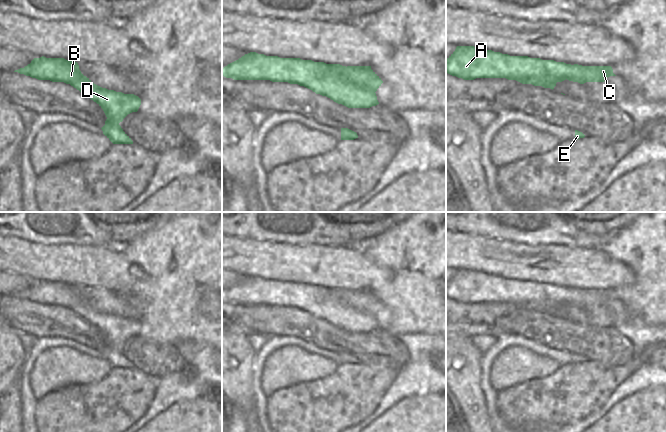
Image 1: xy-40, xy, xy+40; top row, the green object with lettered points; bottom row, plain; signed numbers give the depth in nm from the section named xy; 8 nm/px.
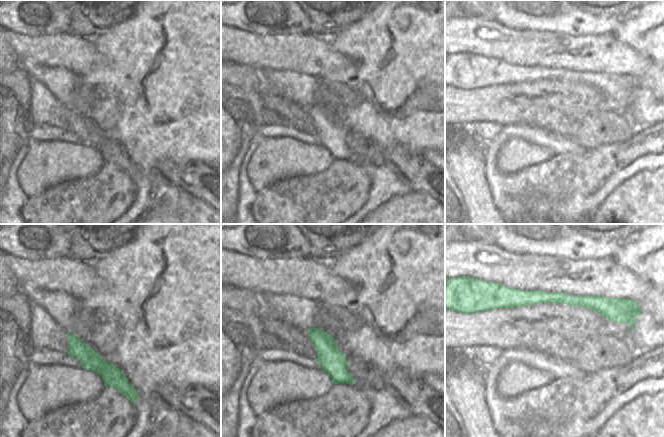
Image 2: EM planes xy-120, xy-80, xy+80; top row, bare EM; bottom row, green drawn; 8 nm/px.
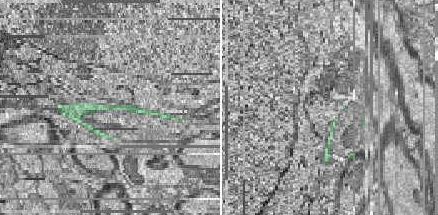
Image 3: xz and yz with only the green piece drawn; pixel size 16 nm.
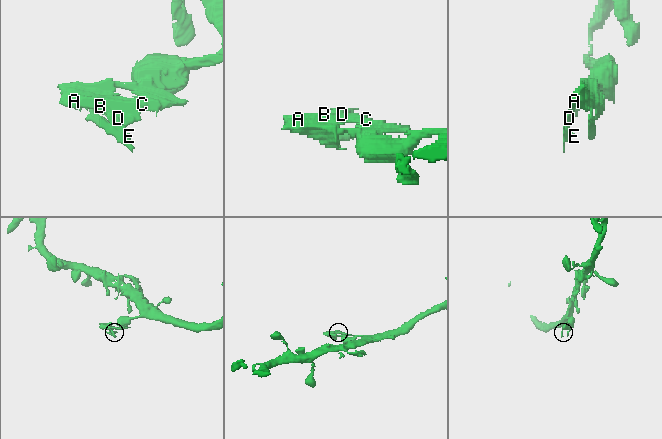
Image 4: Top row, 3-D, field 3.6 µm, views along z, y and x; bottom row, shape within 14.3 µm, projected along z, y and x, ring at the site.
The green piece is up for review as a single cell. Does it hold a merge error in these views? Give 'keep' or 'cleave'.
cleave

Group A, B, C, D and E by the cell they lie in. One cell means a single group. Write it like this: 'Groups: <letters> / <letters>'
Groups: A B D E / C.

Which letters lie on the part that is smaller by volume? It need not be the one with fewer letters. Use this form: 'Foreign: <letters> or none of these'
Foreign: A, B, D, E.

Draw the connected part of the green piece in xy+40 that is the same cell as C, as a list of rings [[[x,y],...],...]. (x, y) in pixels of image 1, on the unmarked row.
[[[571,289],[566,294],[560,294],[556,301],[584,308],[586,306],[604,306],[610,300],[616,300],[611,290]]]

